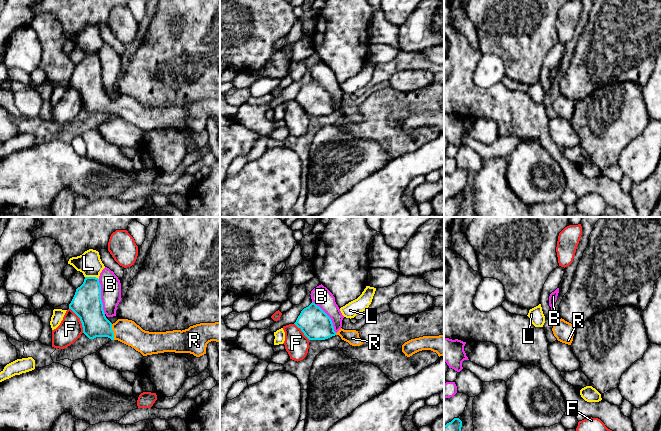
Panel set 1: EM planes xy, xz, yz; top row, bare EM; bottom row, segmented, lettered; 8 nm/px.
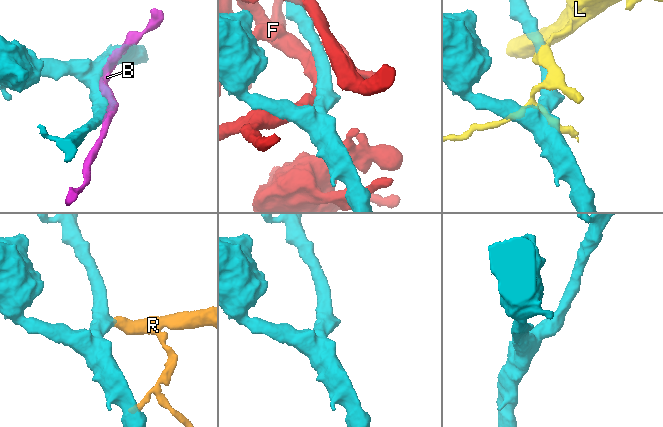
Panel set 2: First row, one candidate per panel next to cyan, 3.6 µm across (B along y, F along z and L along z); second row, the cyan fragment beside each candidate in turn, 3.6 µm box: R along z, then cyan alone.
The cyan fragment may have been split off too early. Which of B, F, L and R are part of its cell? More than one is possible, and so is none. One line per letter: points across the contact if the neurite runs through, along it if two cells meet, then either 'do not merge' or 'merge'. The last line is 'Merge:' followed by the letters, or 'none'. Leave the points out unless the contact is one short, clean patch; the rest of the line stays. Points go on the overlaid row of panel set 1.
B: do not merge
F: do not merge
L: do not merge
R: across xy (90, 311), (113, 332), (126, 331) | merge
Merge: R

